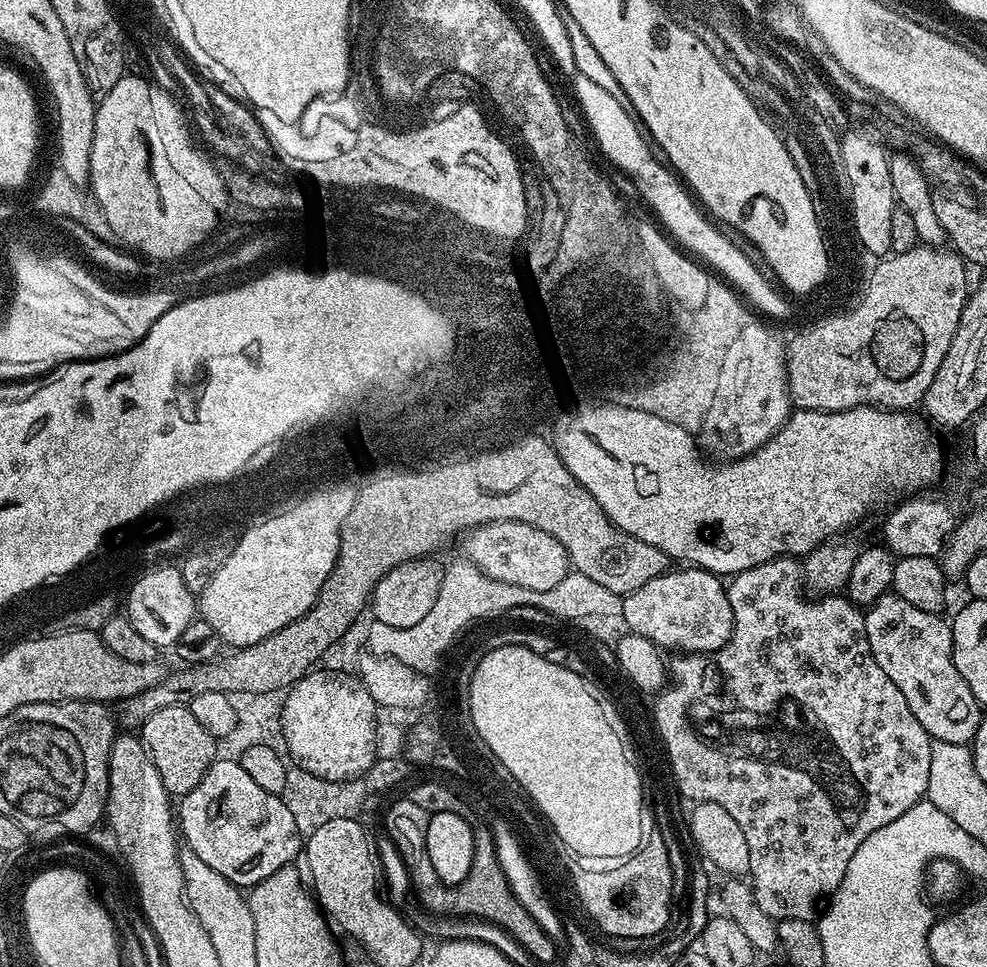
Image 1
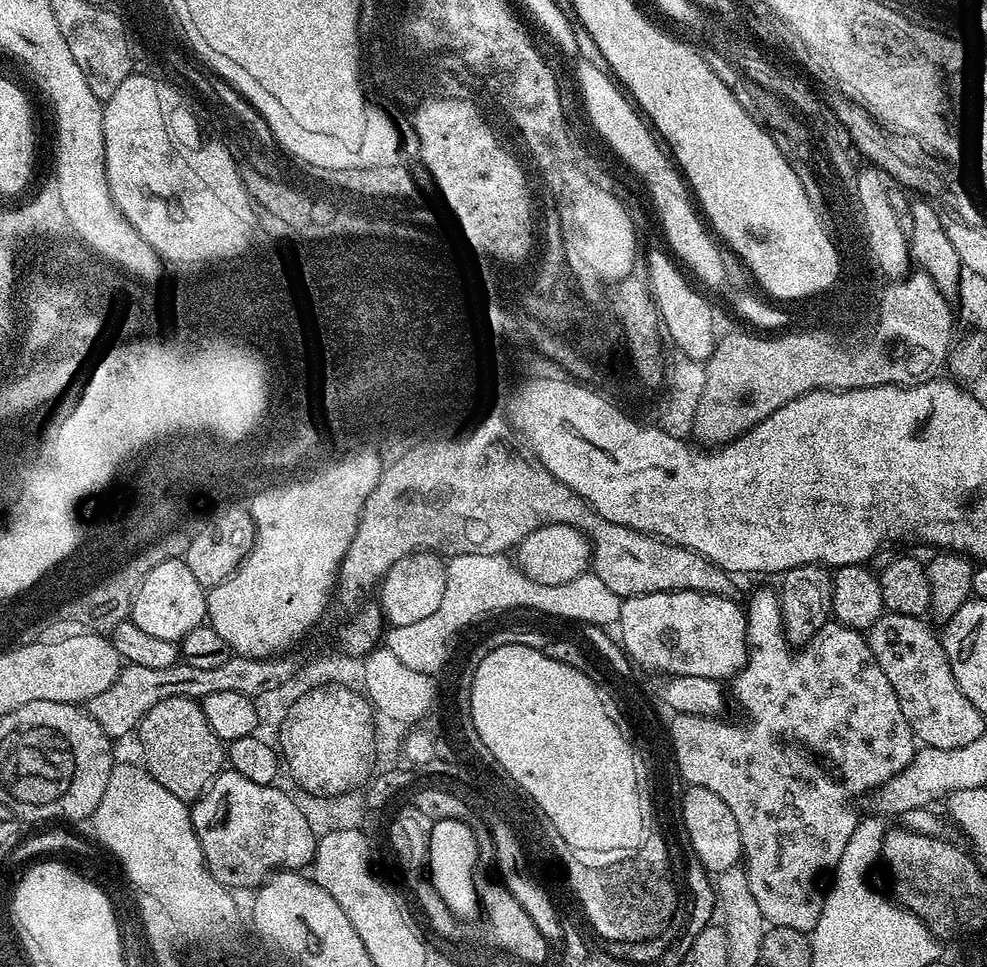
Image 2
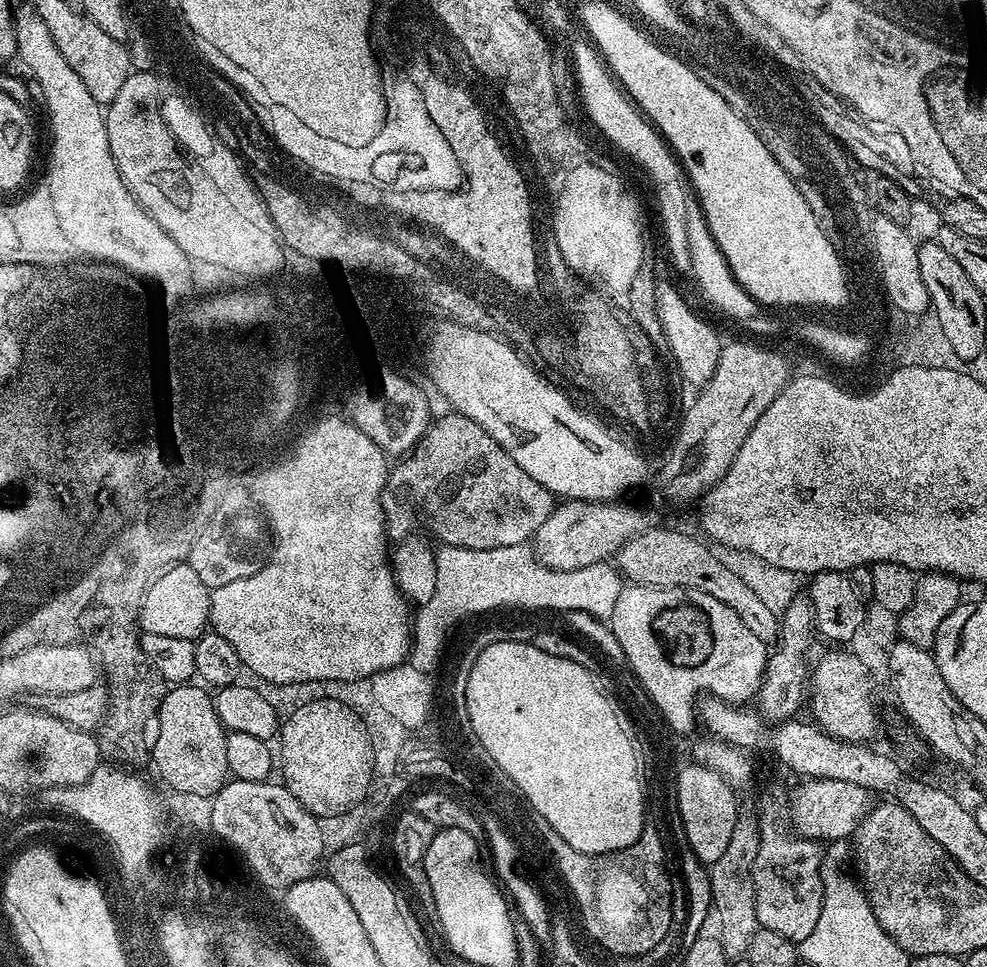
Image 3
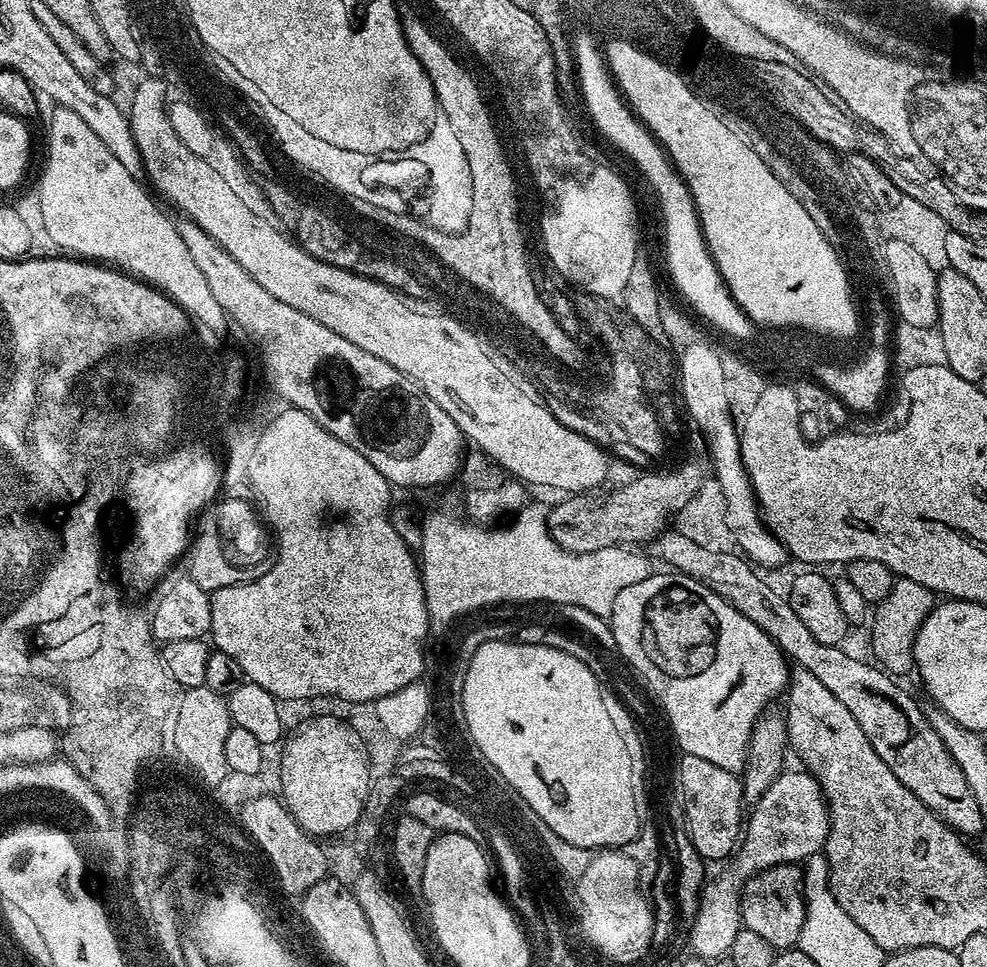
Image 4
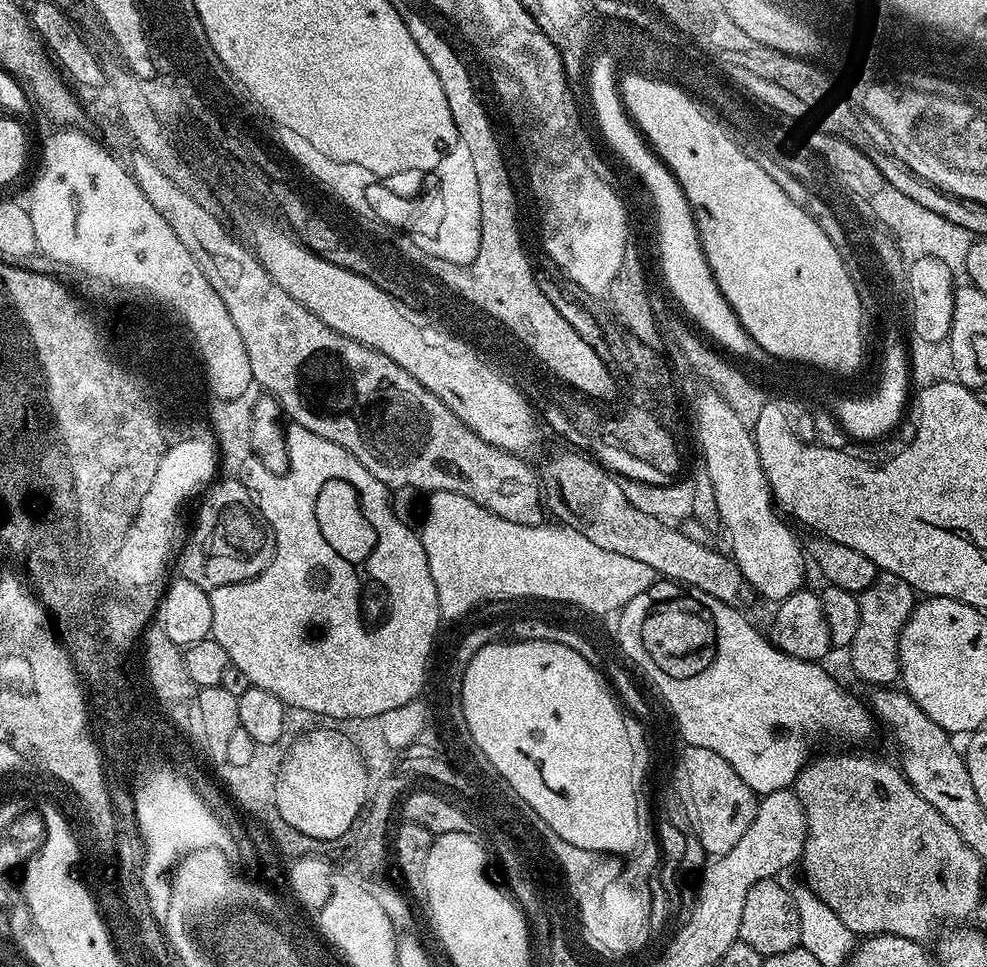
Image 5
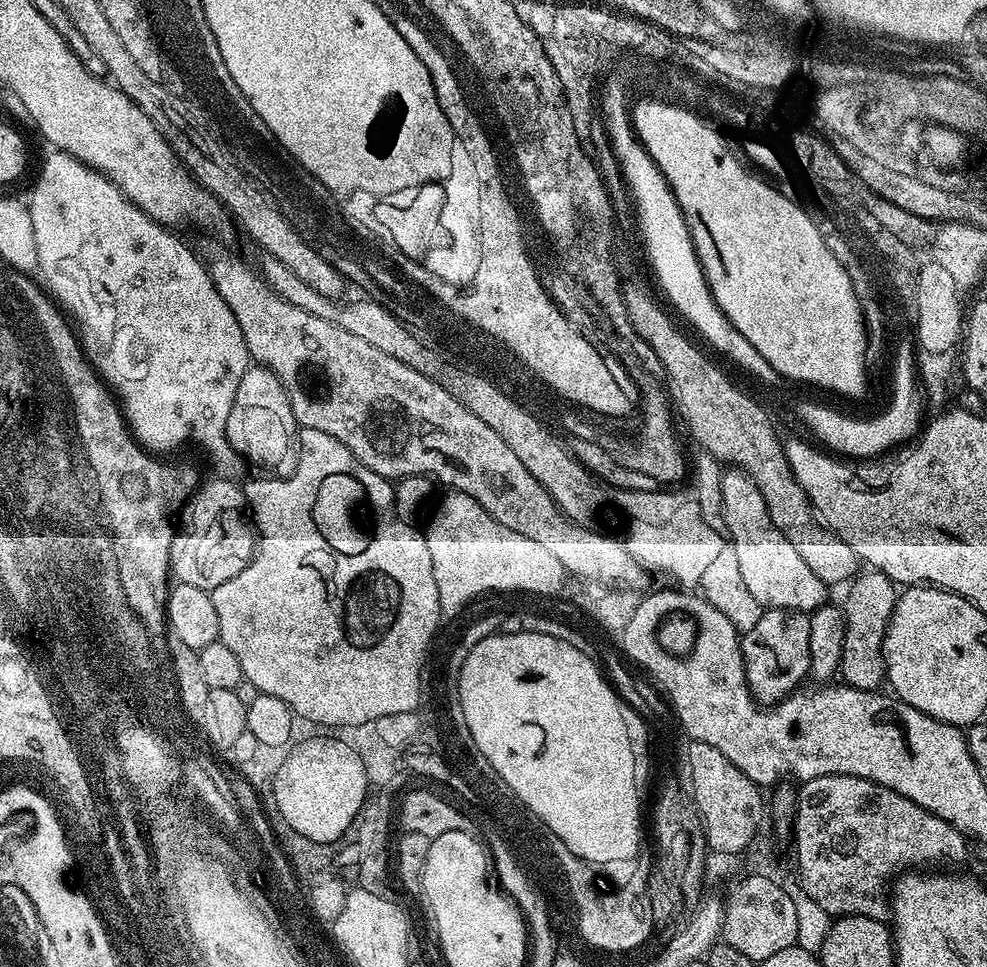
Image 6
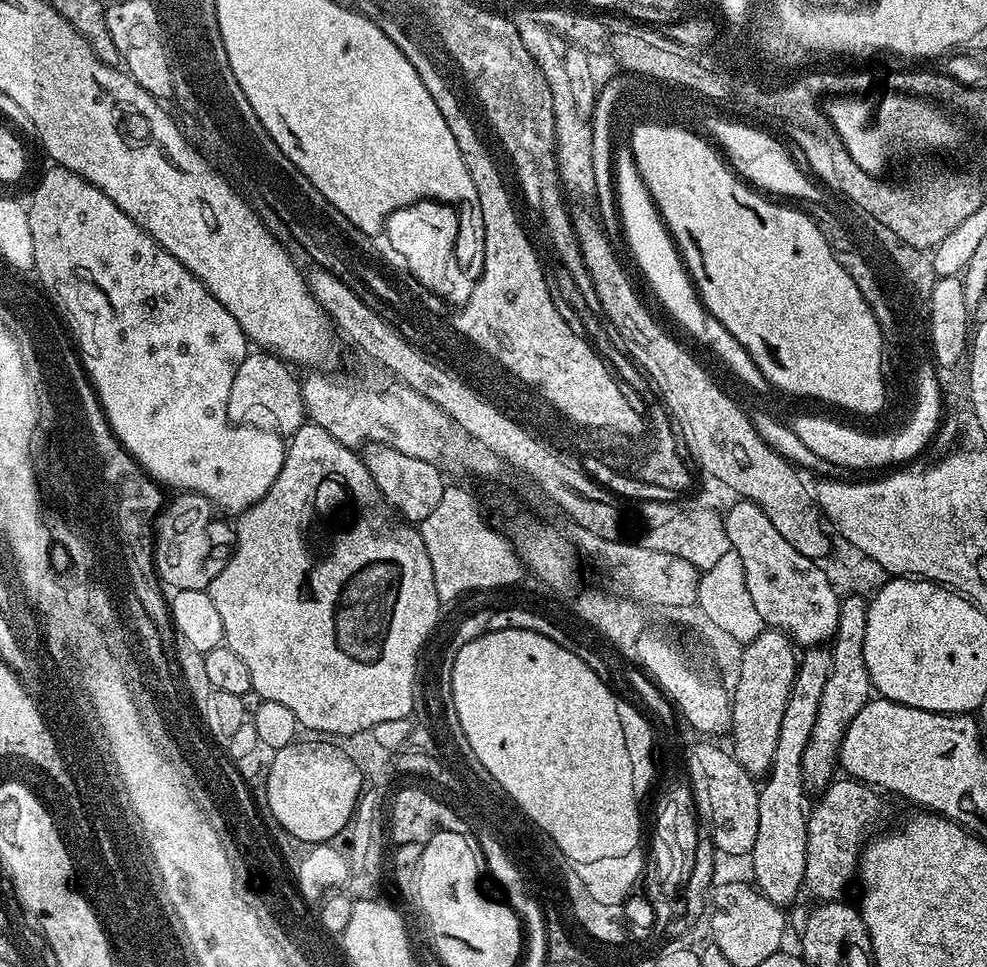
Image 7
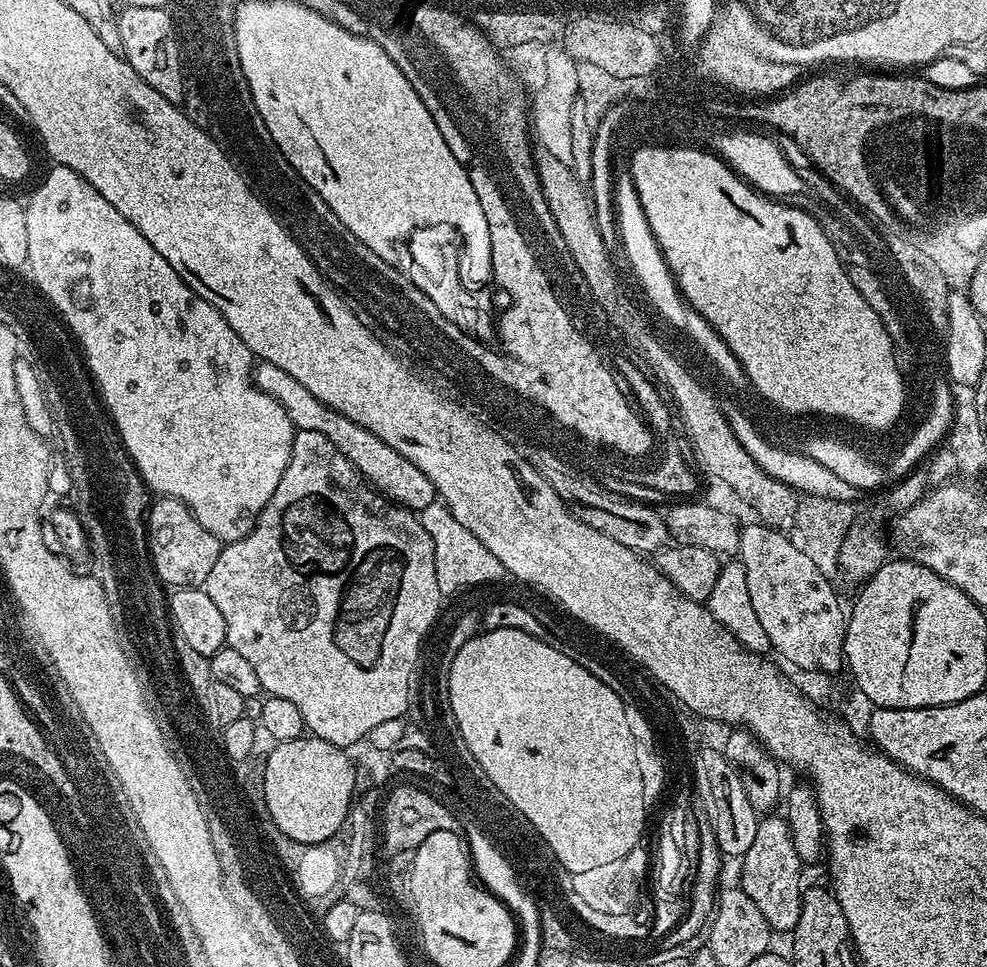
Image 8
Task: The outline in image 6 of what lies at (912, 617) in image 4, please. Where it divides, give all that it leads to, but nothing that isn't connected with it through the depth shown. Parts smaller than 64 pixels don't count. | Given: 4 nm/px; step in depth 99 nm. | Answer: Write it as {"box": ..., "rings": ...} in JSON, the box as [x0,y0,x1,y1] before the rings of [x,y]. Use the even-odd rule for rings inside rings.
{"box":[839,570,898,692],"rings":[[[864,570],[847,585],[848,593],[842,599],[844,617],[846,618],[846,642],[842,642],[842,662],[839,675],[849,688],[861,688],[864,692],[879,689],[885,683],[884,675],[884,635],[890,618],[894,614],[898,585],[889,576],[875,570]]]}

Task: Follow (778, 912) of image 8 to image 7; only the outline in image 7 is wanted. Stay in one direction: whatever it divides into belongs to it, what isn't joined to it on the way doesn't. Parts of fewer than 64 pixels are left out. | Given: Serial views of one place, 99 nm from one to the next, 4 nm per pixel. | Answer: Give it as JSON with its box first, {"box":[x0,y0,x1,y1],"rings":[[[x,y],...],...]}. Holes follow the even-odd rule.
{"box":[750,646,832,906],"rings":[[[808,646],[803,649],[796,665],[796,681],[782,714],[782,730],[778,734],[778,750],[774,754],[772,769],[758,788],[758,838],[754,838],[750,853],[751,879],[759,892],[770,898],[770,902],[781,906],[791,905],[791,900],[804,888],[808,812],[806,804],[804,808],[806,789],[802,754],[812,740],[822,686],[826,686],[831,669],[832,653],[827,647]]]}

